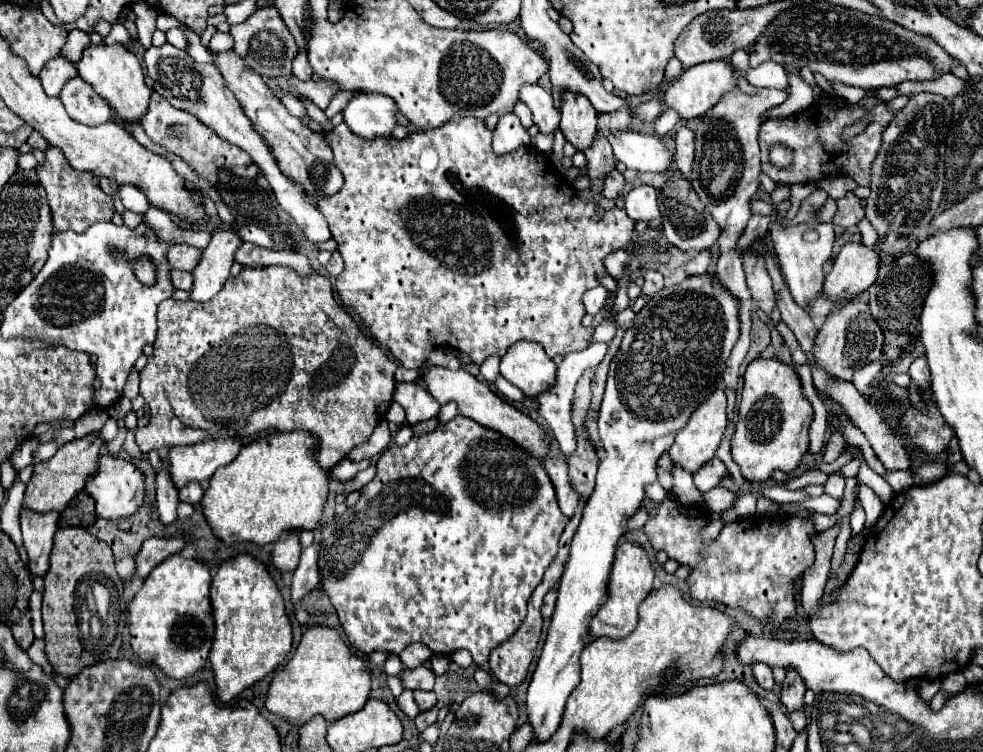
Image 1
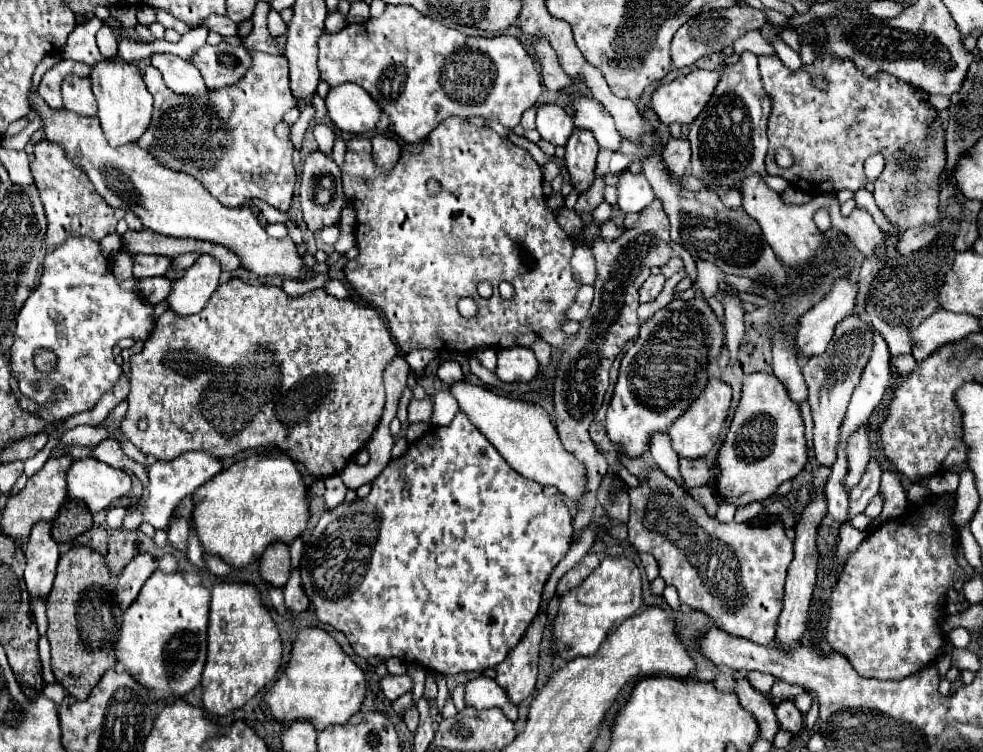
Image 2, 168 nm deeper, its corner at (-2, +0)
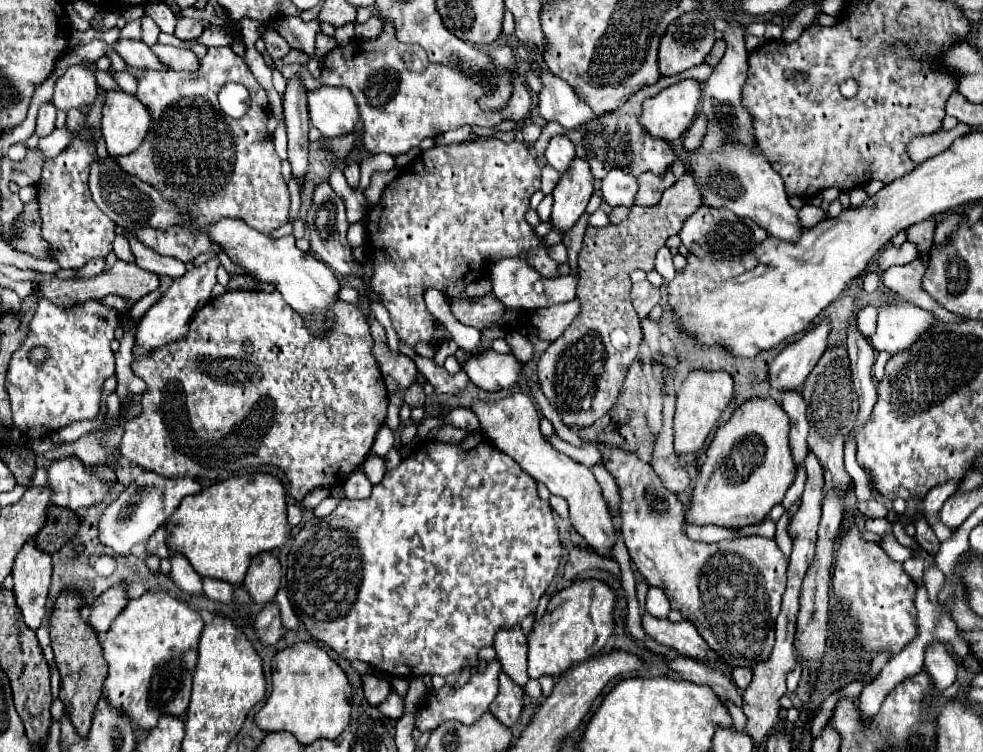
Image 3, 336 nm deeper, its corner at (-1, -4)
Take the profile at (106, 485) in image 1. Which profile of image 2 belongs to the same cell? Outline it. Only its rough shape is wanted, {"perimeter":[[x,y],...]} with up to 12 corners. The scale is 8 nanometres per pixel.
{"perimeter":[[91,456],[67,470],[67,496],[91,512],[129,490],[131,478]]}

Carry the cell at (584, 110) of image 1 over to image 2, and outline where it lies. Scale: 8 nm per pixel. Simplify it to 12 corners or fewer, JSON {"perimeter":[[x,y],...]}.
{"perimeter":[[575,130],[565,146],[569,182],[583,194],[595,180],[597,142]]}

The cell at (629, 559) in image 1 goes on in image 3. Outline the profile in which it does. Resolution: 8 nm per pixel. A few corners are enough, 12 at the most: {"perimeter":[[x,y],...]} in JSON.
{"perimeter":[[602,580],[554,594],[528,640],[528,676],[558,676],[614,634]]}

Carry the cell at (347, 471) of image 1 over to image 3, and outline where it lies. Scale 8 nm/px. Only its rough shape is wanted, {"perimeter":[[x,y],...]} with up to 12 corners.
{"perimeter":[[358,468],[344,484],[346,498],[368,498],[372,484]]}

